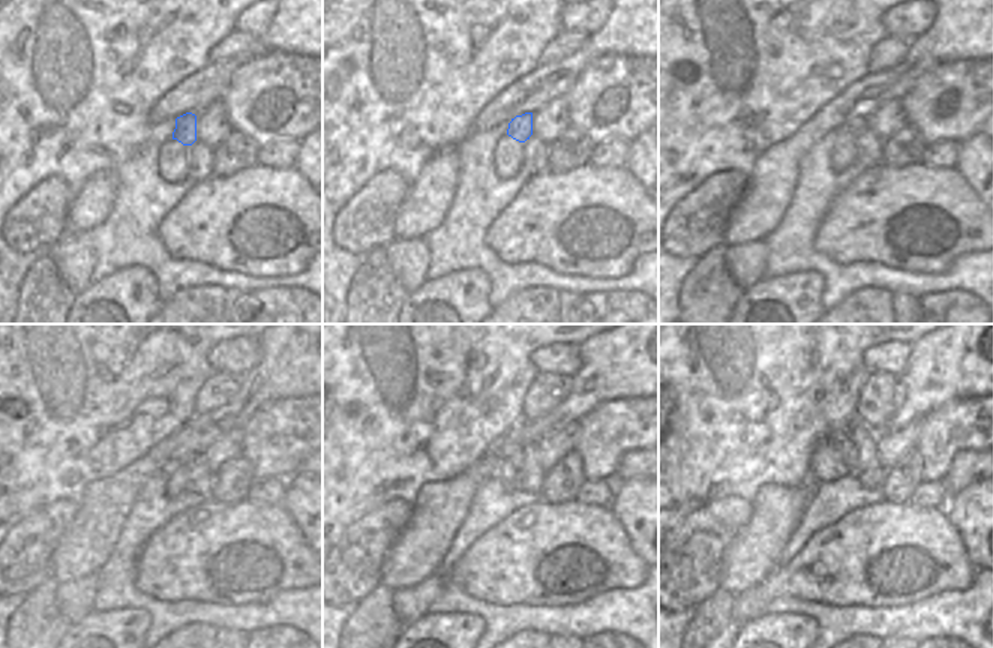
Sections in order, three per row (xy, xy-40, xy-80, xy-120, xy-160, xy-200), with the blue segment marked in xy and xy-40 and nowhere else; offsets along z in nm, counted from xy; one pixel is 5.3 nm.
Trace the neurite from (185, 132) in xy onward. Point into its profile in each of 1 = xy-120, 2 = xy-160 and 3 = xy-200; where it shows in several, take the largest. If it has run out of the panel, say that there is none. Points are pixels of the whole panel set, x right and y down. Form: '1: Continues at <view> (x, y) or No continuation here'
1: Continues at xy-120 (185, 459)
2: Continues at xy-160 (507, 449)
3: Continues at xy-200 (840, 443)

